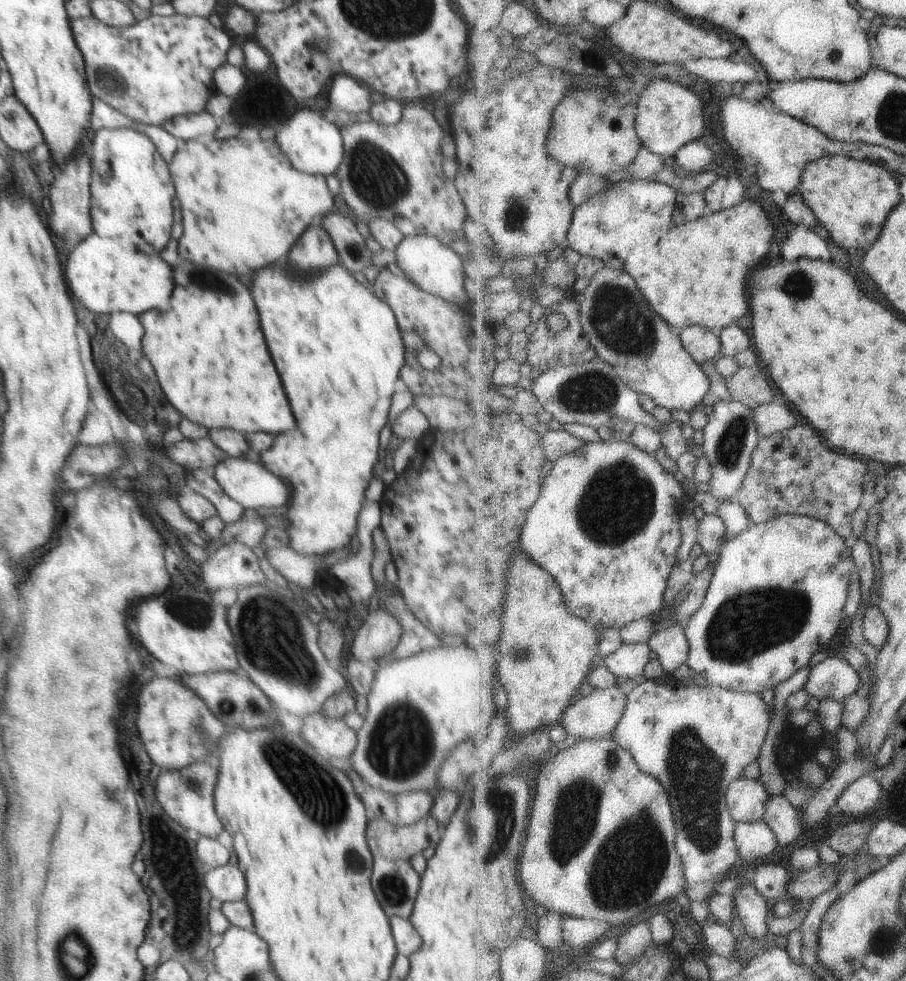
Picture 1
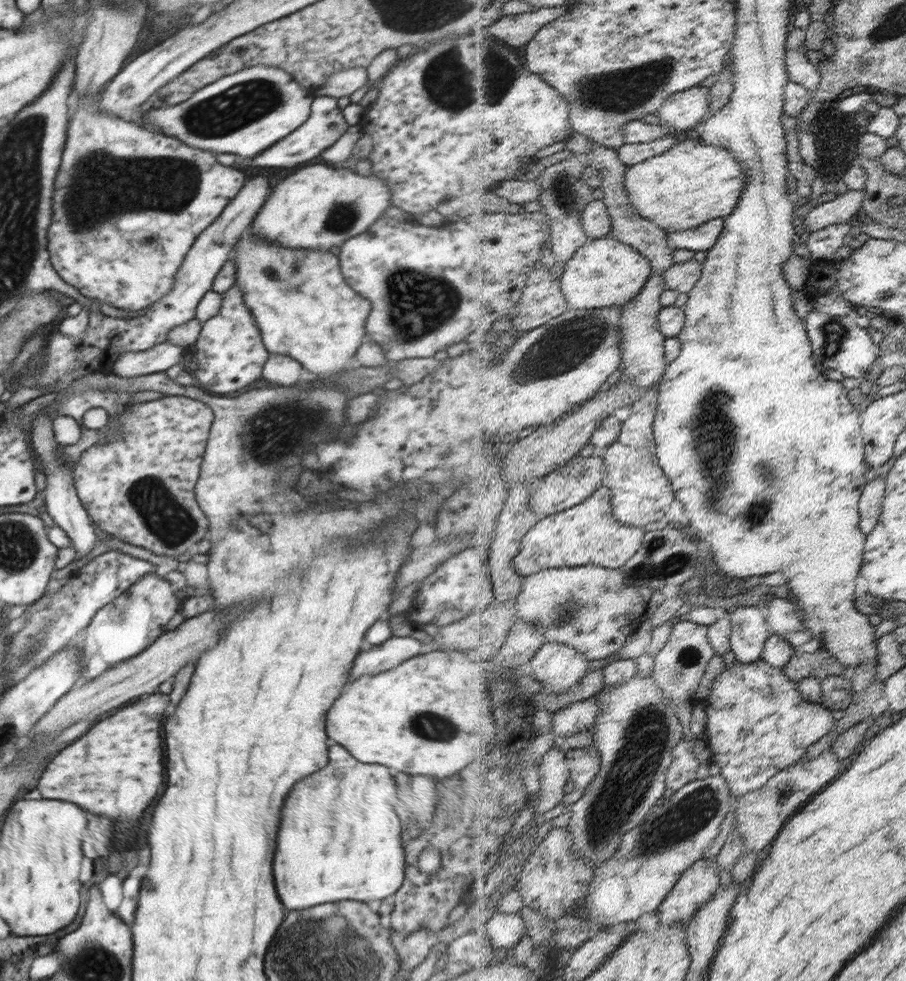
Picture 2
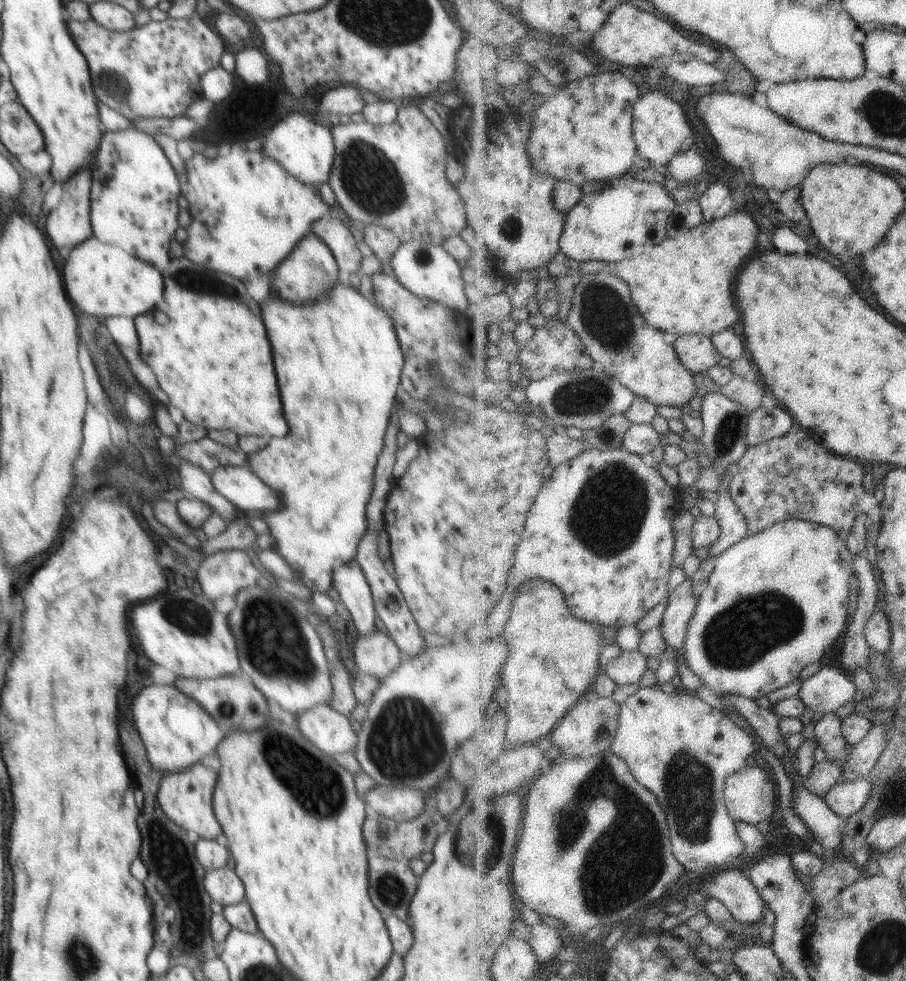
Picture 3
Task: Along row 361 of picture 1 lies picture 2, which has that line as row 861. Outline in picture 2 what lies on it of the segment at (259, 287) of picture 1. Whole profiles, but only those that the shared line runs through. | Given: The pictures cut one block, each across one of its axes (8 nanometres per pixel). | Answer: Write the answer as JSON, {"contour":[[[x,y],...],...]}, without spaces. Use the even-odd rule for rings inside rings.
{"contour":[[[334,744],[329,747],[329,759],[326,767],[306,776],[294,783],[290,794],[286,795],[281,807],[281,820],[276,840],[276,852],[274,853],[273,878],[275,887],[286,911],[302,910],[316,904],[334,903],[337,900],[360,900],[360,902],[372,902],[372,900],[384,901],[390,895],[394,895],[400,885],[403,884],[405,876],[405,850],[403,848],[405,837],[402,836],[400,814],[396,812],[395,799],[401,790],[395,783],[393,776],[386,766],[382,764],[362,764],[358,762],[342,745]]]}

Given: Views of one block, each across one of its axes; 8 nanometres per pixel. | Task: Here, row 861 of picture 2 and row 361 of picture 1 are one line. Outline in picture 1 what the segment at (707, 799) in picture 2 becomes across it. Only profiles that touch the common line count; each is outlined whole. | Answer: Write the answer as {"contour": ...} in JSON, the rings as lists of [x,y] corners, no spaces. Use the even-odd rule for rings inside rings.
{"contour":[[[605,266],[600,269],[590,281],[582,295],[582,326],[586,334],[592,339],[592,346],[598,350],[599,357],[606,360],[618,369],[622,380],[626,381],[633,389],[641,394],[652,396],[659,406],[669,410],[685,410],[692,414],[708,396],[712,388],[712,380],[706,374],[706,370],[694,360],[687,346],[682,342],[681,336],[674,334],[673,324],[668,324],[658,312],[652,308],[652,304],[646,296],[638,281],[632,274],[622,269]]]}

